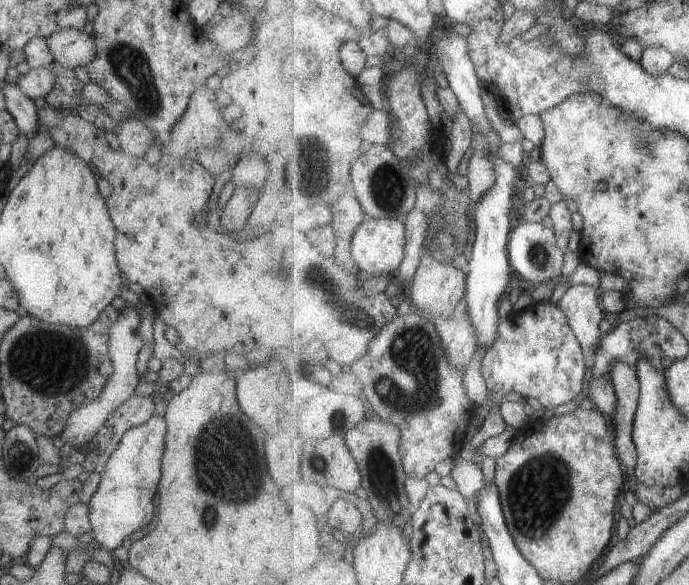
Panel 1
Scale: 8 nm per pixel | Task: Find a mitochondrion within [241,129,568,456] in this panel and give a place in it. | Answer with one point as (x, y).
(412, 354)

